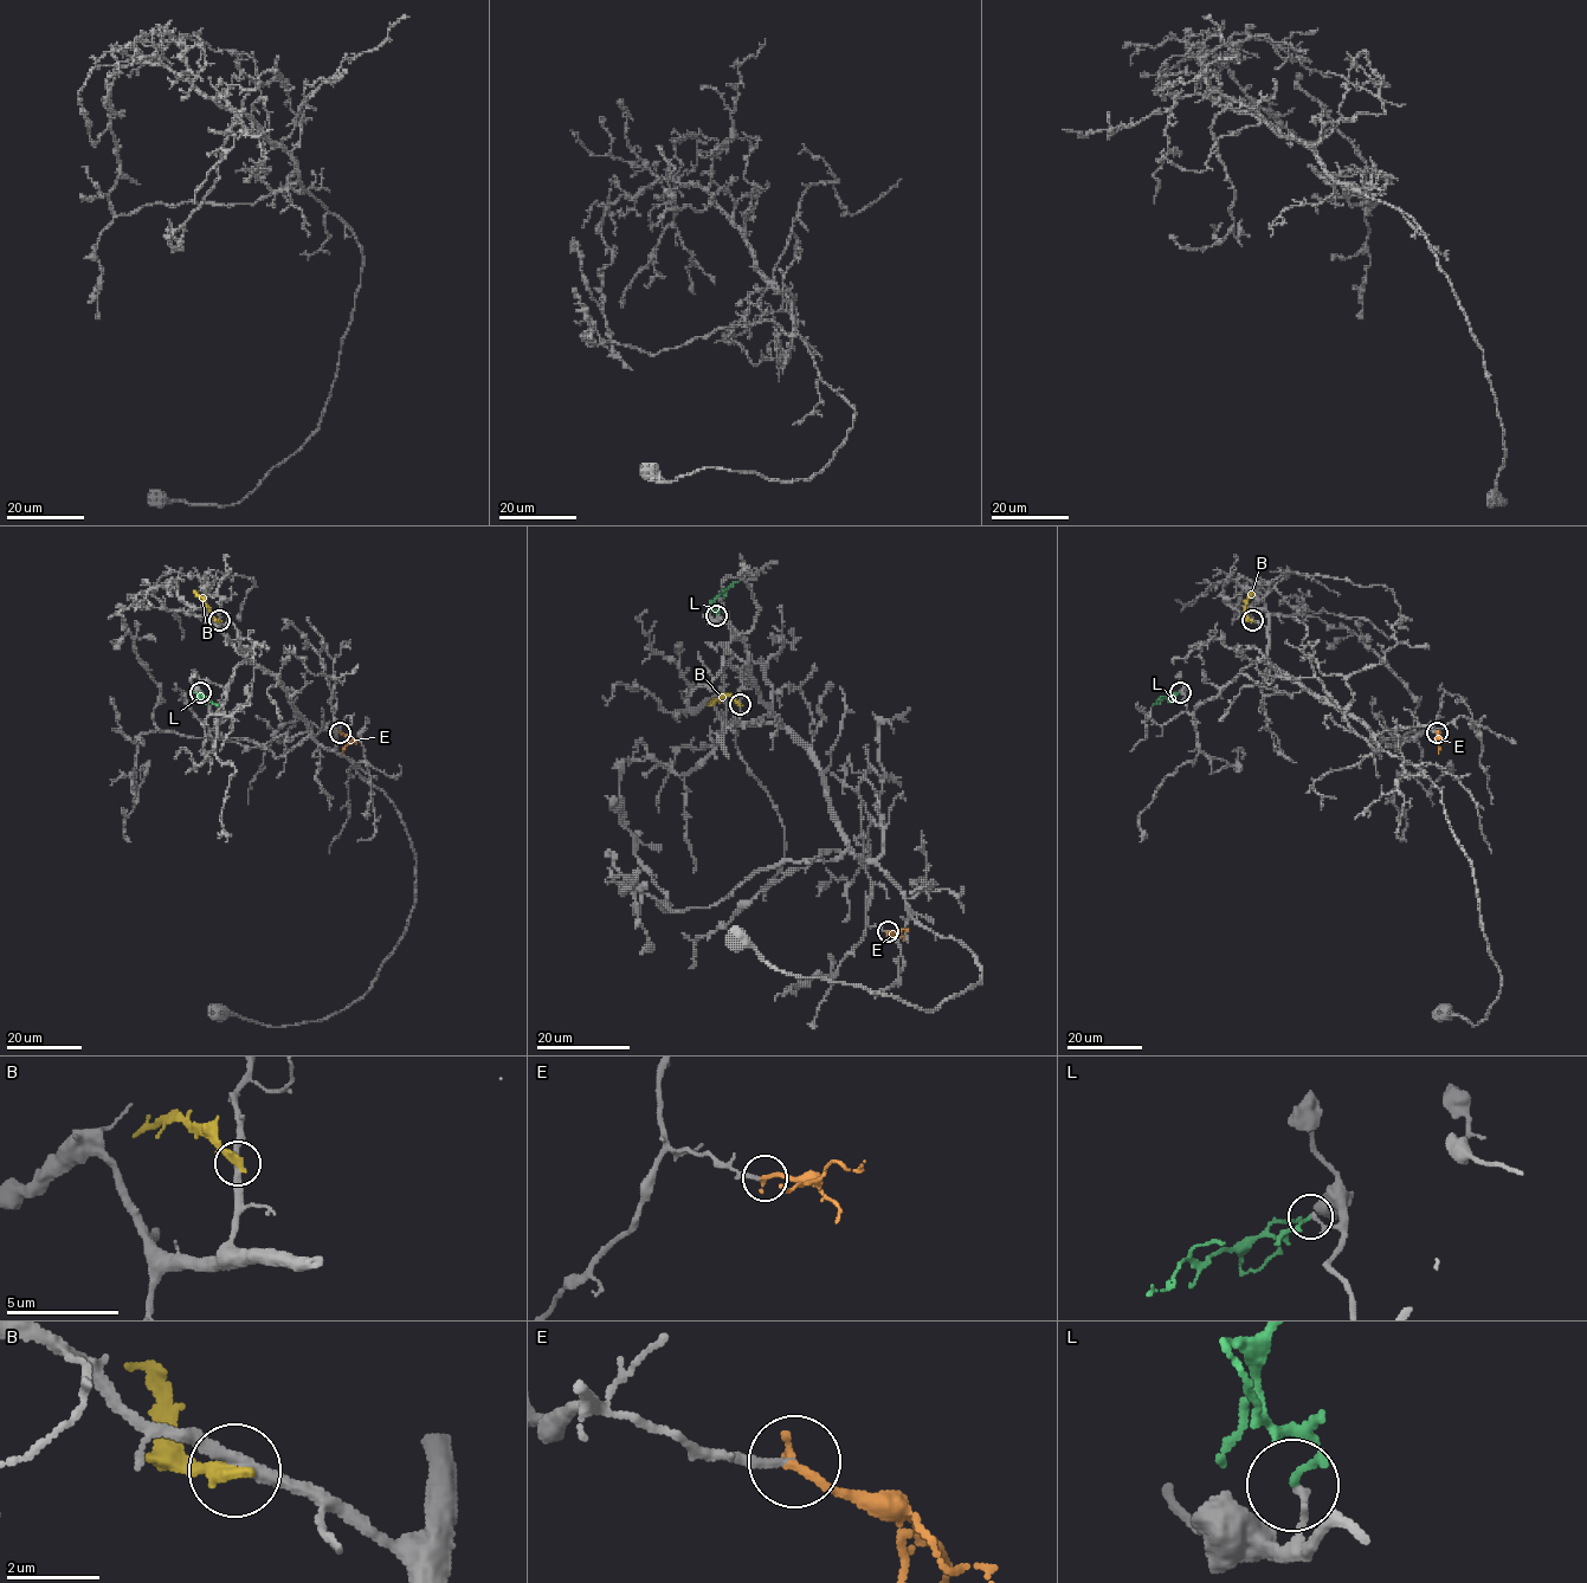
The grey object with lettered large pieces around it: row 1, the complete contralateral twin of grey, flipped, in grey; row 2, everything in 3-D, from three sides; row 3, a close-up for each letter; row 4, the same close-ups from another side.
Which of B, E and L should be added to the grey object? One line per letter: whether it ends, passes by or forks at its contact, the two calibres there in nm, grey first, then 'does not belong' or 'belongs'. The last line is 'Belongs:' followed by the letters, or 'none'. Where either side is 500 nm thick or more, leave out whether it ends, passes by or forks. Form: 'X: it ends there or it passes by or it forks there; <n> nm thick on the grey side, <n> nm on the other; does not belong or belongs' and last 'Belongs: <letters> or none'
B: it ends there; 280 nm thick on the grey side, 320 nm on the other; does not belong
E: it ends there; 180 nm thick on the grey side, 200 nm on the other; belongs
L: it ends there; 160 nm thick on the grey side, 130 nm on the other; does not belong
Belongs: E

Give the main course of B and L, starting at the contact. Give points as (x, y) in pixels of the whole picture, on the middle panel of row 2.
B: (740, 705), (723, 696), (707, 706)
L: (716, 615), (718, 612), (713, 601), (739, 582)

